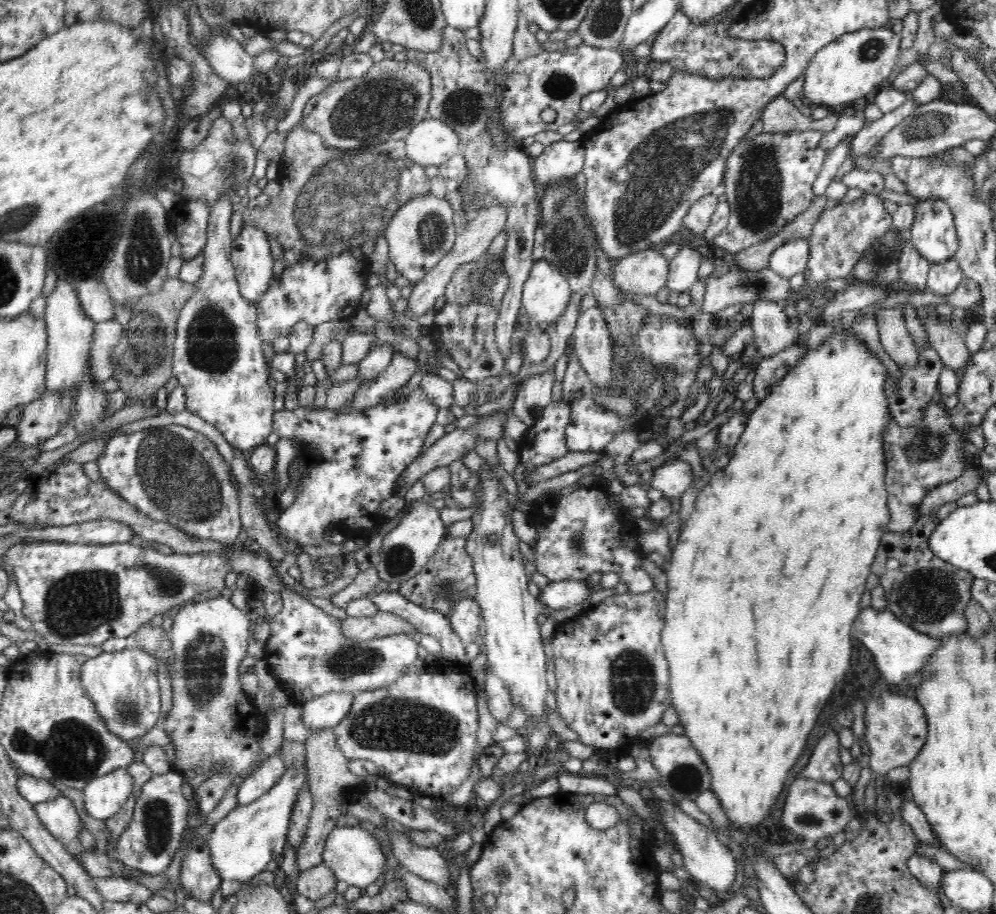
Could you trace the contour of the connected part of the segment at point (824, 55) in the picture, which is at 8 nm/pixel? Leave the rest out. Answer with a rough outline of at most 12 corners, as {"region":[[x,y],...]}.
{"region":[[845,32],[807,64],[801,97],[832,111],[886,85],[900,34]]}

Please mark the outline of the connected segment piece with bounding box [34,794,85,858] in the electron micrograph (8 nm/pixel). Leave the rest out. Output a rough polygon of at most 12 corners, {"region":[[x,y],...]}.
{"region":[[60,794],[34,809],[42,826],[79,858],[85,828]]}

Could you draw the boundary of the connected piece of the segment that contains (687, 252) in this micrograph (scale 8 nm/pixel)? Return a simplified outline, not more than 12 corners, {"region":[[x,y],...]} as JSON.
{"region":[[680,246],[665,288],[684,293],[698,282],[700,252]]}

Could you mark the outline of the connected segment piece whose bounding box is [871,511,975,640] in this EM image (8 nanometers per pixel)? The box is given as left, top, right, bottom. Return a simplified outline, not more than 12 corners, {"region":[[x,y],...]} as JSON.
{"region":[[936,511],[886,532],[871,573],[889,612],[940,640],[967,630],[975,576],[928,547]]}

